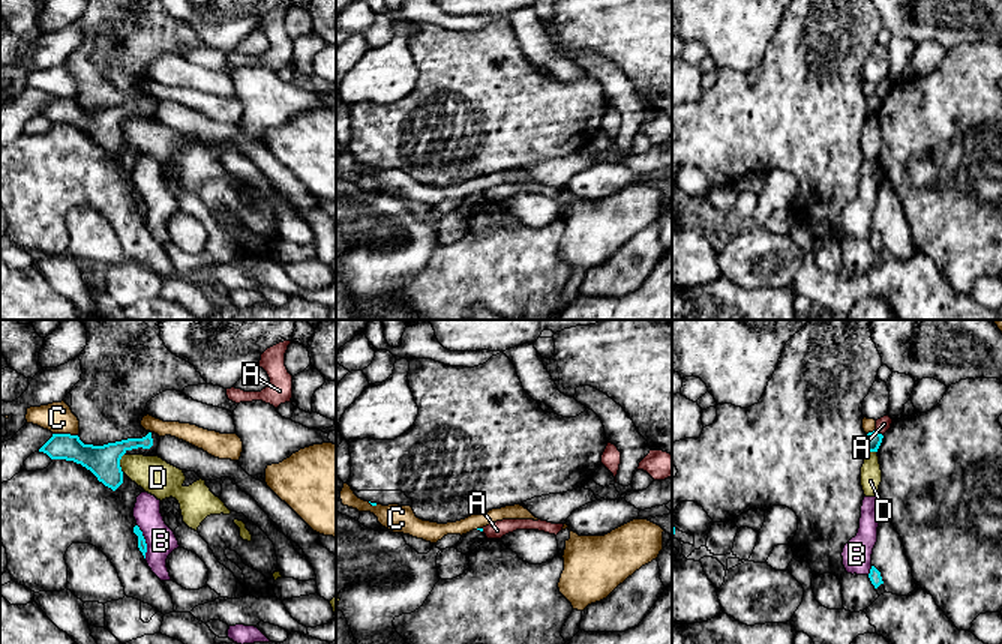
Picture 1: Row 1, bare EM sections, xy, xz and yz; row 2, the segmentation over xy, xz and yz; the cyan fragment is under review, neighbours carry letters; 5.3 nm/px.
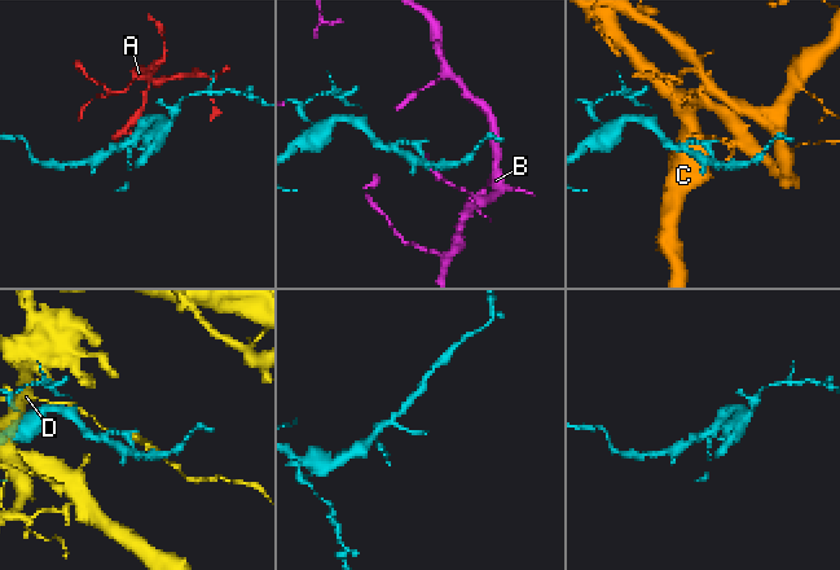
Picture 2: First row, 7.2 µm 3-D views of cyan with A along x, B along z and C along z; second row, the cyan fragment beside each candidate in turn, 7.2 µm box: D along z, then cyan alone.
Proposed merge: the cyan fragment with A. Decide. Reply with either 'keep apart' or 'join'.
keep apart

